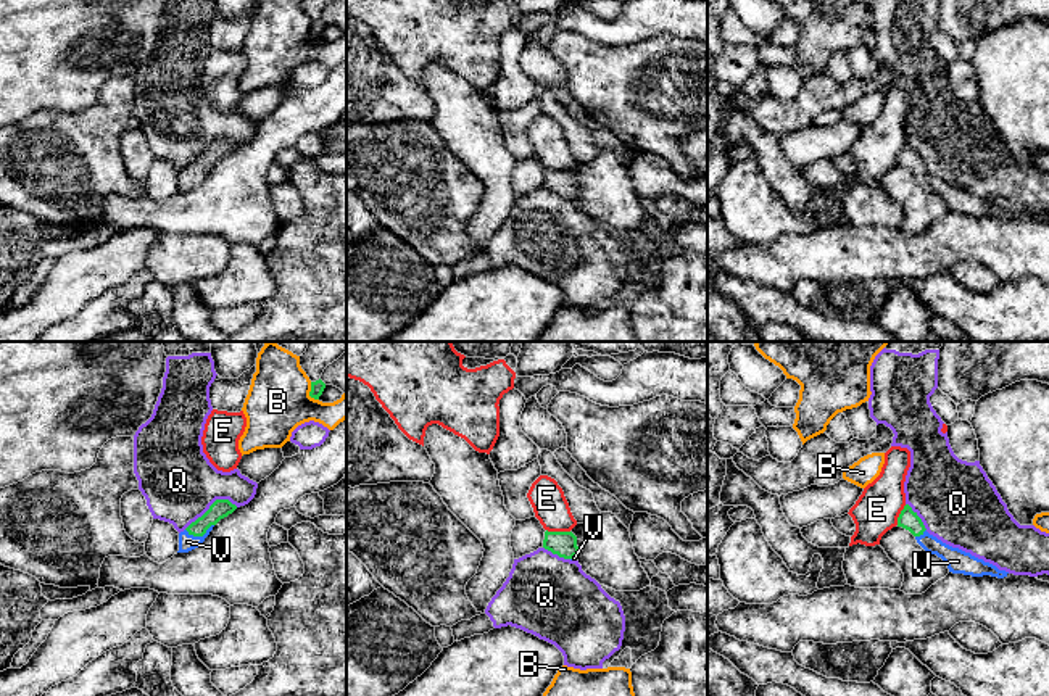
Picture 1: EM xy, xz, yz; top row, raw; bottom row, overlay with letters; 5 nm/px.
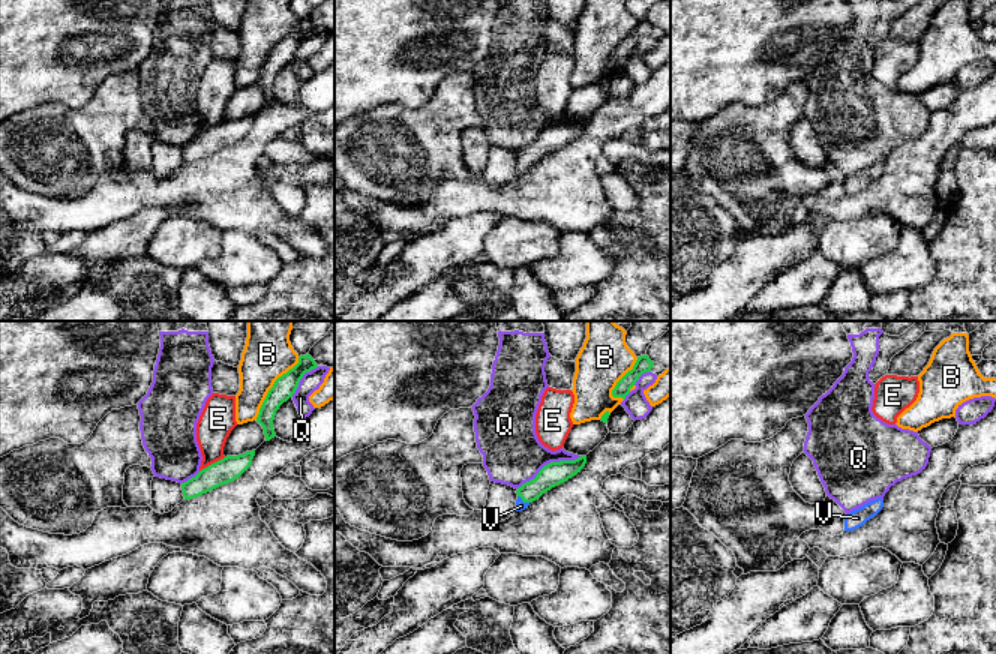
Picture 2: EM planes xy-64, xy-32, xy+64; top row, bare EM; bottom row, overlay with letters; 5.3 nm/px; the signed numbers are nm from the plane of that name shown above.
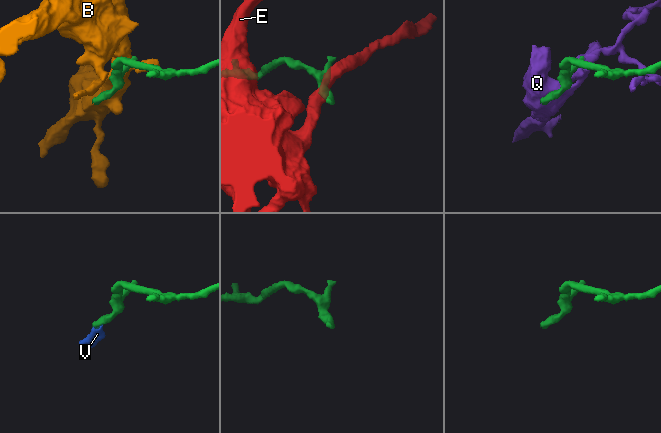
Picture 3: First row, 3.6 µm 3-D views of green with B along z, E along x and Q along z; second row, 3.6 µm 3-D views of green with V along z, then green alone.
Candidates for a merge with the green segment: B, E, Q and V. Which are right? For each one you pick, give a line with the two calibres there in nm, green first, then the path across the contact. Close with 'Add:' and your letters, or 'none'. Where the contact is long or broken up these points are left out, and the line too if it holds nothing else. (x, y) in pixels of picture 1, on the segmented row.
V: Thickness 100 nm (green) against 80 nm. Path across: xy (221, 508), (199, 535), (187, 542)
Add: V

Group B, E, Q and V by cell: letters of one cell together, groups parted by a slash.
B / E / Q / V

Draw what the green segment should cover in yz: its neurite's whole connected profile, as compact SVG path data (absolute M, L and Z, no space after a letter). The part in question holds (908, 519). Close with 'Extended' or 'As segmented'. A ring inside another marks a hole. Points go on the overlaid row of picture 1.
M906 504L901 511L898 517L898 527L909 530L927 553L941 557L952 574L964 574L972 577L991 575L997 578L1004 578L1009 574L930 535L922 519L917 516L917 512L912 511L909 504Z. Extended

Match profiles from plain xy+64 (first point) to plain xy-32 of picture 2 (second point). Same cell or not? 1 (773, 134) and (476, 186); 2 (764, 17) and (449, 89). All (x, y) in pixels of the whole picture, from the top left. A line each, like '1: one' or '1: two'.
1: two
2: two

